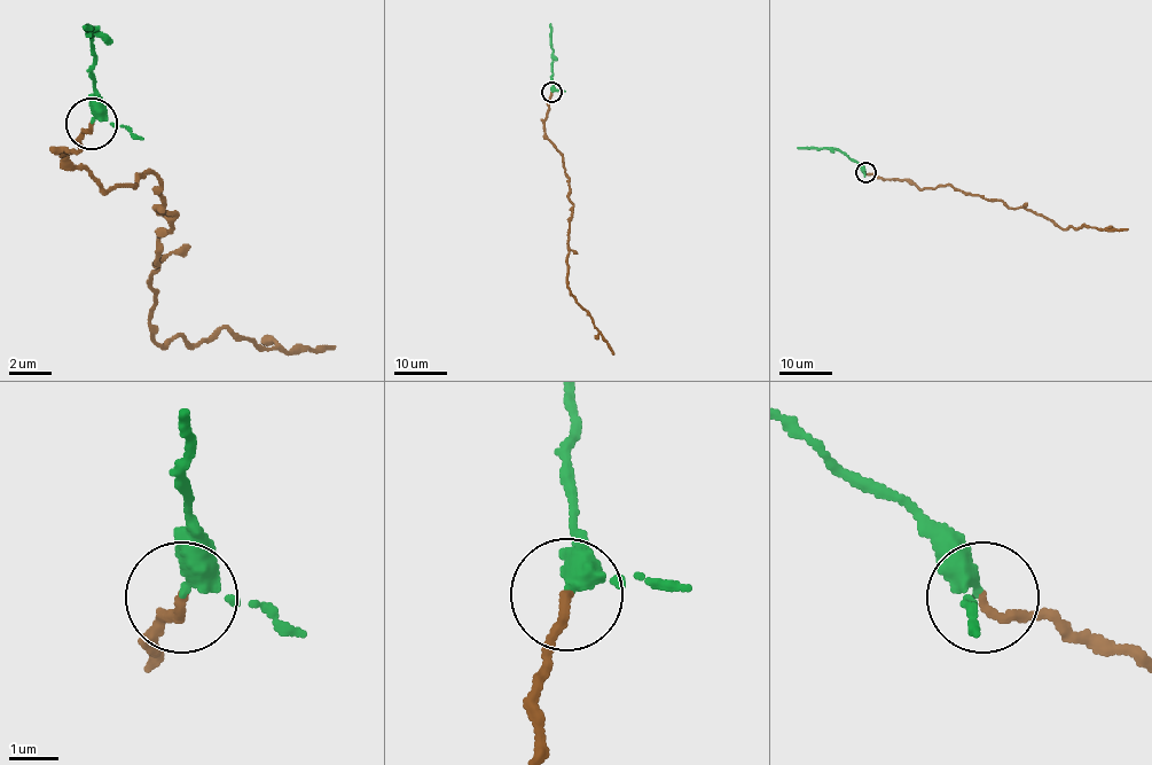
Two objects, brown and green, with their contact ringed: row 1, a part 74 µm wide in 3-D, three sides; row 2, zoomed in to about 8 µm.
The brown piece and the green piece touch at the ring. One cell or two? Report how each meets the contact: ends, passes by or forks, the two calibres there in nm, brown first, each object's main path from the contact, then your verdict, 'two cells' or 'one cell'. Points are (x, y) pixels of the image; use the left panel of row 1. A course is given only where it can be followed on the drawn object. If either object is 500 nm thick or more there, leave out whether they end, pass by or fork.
brown ends | green passes by | 160/300 nm | brown via (93, 125), (61, 150), (103, 187), (150, 172), (177, 213), (161, 345), (334, 345) | green via (93, 125), (98, 30), (83, 25) | one cell

